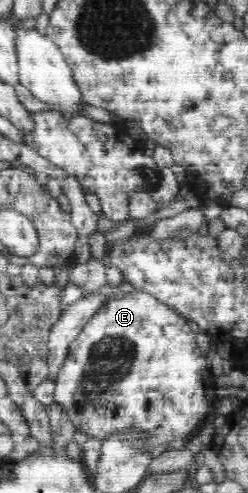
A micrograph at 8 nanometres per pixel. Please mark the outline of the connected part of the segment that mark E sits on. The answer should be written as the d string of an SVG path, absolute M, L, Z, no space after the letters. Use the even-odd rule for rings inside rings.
M134 289L125 295L118 295L112 297L107 304L103 304L97 312L83 326L83 330L78 334L77 338L69 345L69 354L65 359L64 366L59 372L59 376L55 378L54 396L57 403L59 403L68 417L75 425L76 430L85 432L87 436L93 436L97 439L106 439L109 435L115 433L123 434L123 432L130 432L131 429L137 429L143 435L149 435L149 440L137 440L137 449L149 451L162 443L176 443L191 439L196 436L199 428L199 422L214 409L215 399L219 396L217 388L217 377L210 372L207 367L207 360L205 356L197 347L195 341L195 332L191 331L185 318L178 312L175 312L169 305L157 300L145 291Z

